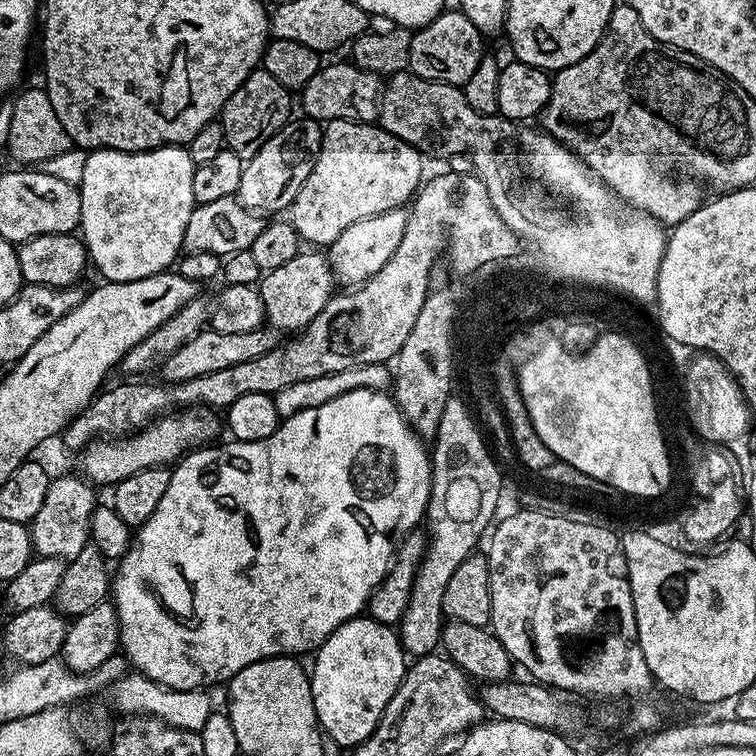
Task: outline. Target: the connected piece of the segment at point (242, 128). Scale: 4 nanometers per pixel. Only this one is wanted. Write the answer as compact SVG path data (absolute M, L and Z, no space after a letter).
M263 70L251 72L246 82L242 82L242 86L238 86L234 94L230 94L230 98L224 103L223 112L218 117L224 126L226 147L245 162L258 154L258 150L262 150L268 139L293 115L294 100L288 96L291 96L289 89L284 88L278 78L270 78L270 74Z

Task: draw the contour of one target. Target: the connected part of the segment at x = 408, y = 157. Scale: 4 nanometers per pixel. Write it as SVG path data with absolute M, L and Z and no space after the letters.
M330 120L323 125L323 130L314 170L302 182L302 190L298 190L290 209L294 230L301 241L308 243L309 240L312 246L330 246L346 226L386 210L404 208L425 179L426 160L422 153L375 123Z

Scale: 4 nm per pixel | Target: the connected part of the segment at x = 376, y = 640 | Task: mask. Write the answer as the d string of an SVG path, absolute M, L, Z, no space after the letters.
M361 614L348 620L326 642L317 648L314 653L312 668L310 664L310 679L312 682L312 697L314 698L314 710L316 722L320 725L323 735L341 749L352 750L357 744L361 744L370 734L374 734L376 724L382 718L390 698L394 698L394 690L402 682L406 671L406 653L400 645L400 637L395 627L387 624L379 624L367 614Z

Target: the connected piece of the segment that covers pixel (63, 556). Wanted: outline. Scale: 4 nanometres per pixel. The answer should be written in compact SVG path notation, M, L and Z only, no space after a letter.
M76 476L49 479L46 498L42 498L42 506L38 506L38 514L34 514L30 525L32 551L37 557L49 556L67 562L82 554L90 542L88 527L92 512L98 507L98 500L92 493L93 485L87 479Z

